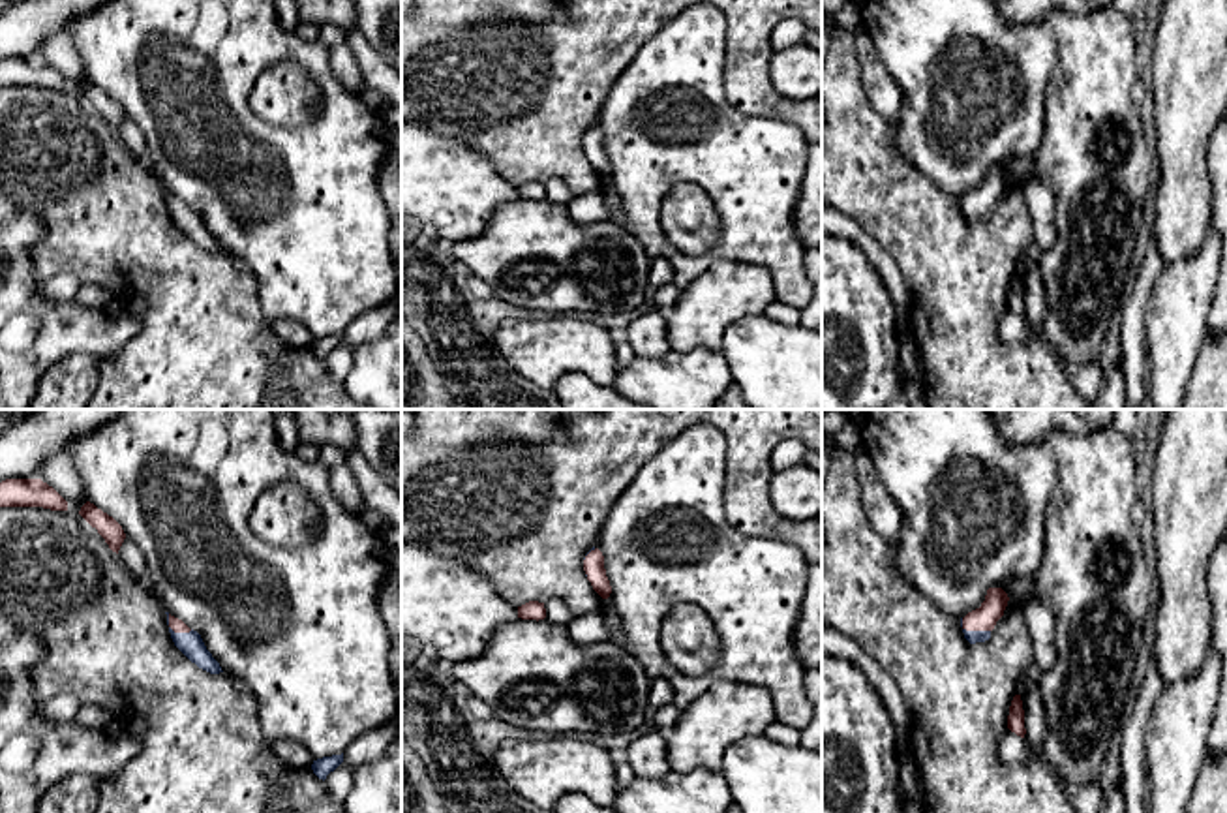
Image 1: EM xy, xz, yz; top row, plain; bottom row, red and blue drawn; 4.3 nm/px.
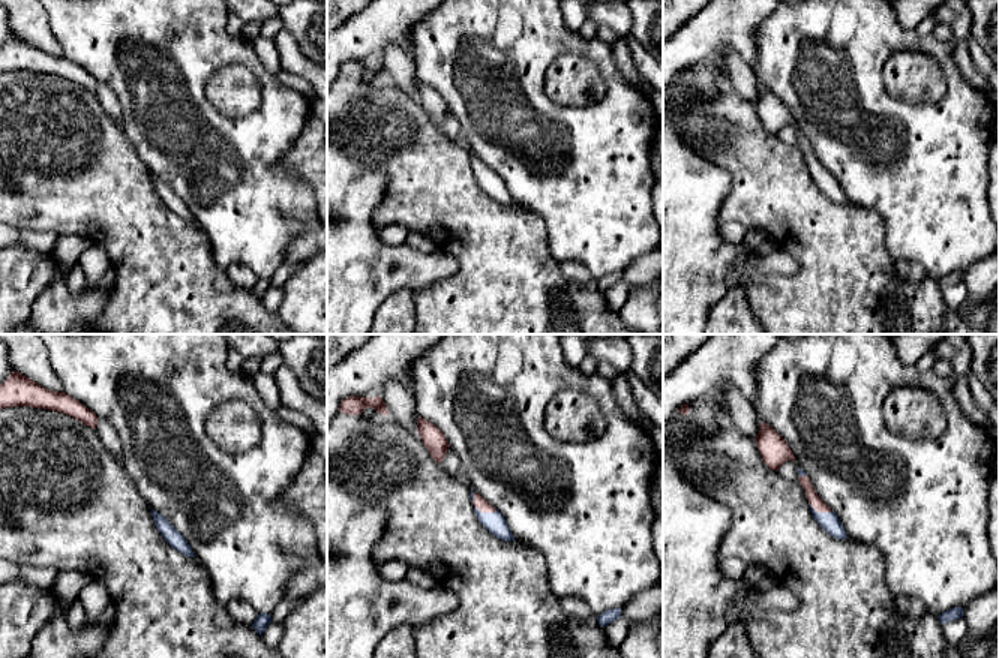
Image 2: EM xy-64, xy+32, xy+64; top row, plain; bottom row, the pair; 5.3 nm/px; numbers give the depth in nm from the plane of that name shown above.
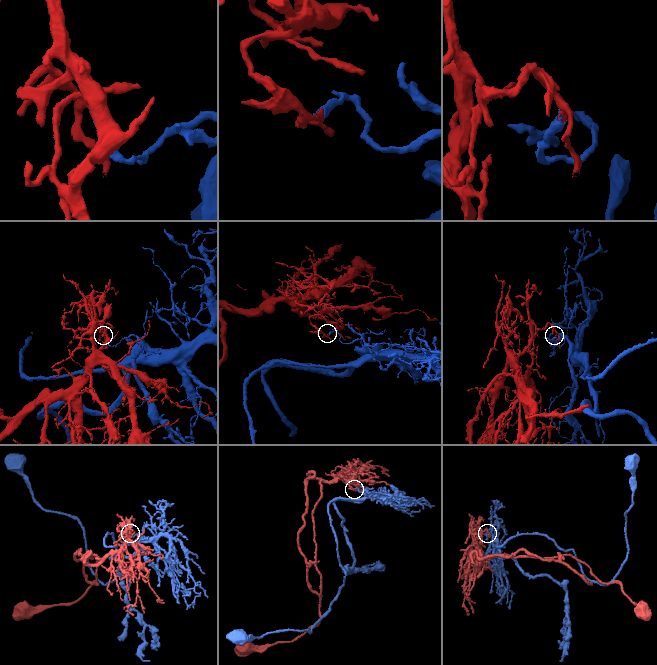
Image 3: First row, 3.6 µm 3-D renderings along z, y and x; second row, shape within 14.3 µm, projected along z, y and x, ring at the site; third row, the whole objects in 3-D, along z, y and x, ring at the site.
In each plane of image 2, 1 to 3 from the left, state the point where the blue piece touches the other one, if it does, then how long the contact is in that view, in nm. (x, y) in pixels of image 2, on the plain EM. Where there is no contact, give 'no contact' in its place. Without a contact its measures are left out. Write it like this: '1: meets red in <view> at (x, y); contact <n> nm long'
1: no contact
2: meets red in xy+32 at (485, 176); contact 120 nm long
3: meets red in xy+64 at (819, 176); contact 130 nm long

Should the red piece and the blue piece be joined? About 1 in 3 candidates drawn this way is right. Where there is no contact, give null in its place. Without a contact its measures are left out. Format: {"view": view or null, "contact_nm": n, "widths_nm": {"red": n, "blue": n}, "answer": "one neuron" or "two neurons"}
{"view": "yz", "contact_nm": 140, "widths_nm": {"red": 110, "blue": 60}, "answer": "two neurons"}

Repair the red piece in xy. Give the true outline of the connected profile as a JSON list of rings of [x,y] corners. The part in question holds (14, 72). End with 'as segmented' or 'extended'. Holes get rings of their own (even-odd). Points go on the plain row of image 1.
[[[6,58],[0,62],[0,86],[68,90],[68,81],[41,58]]]; as segmented

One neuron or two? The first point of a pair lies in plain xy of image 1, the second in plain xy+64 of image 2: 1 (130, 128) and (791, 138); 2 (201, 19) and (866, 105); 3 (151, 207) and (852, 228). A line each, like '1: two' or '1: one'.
1: one
2: one
3: one

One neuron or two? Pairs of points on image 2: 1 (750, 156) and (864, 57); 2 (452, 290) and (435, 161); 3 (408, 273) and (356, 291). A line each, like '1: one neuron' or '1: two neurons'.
1: two neurons
2: one neuron
3: one neuron

